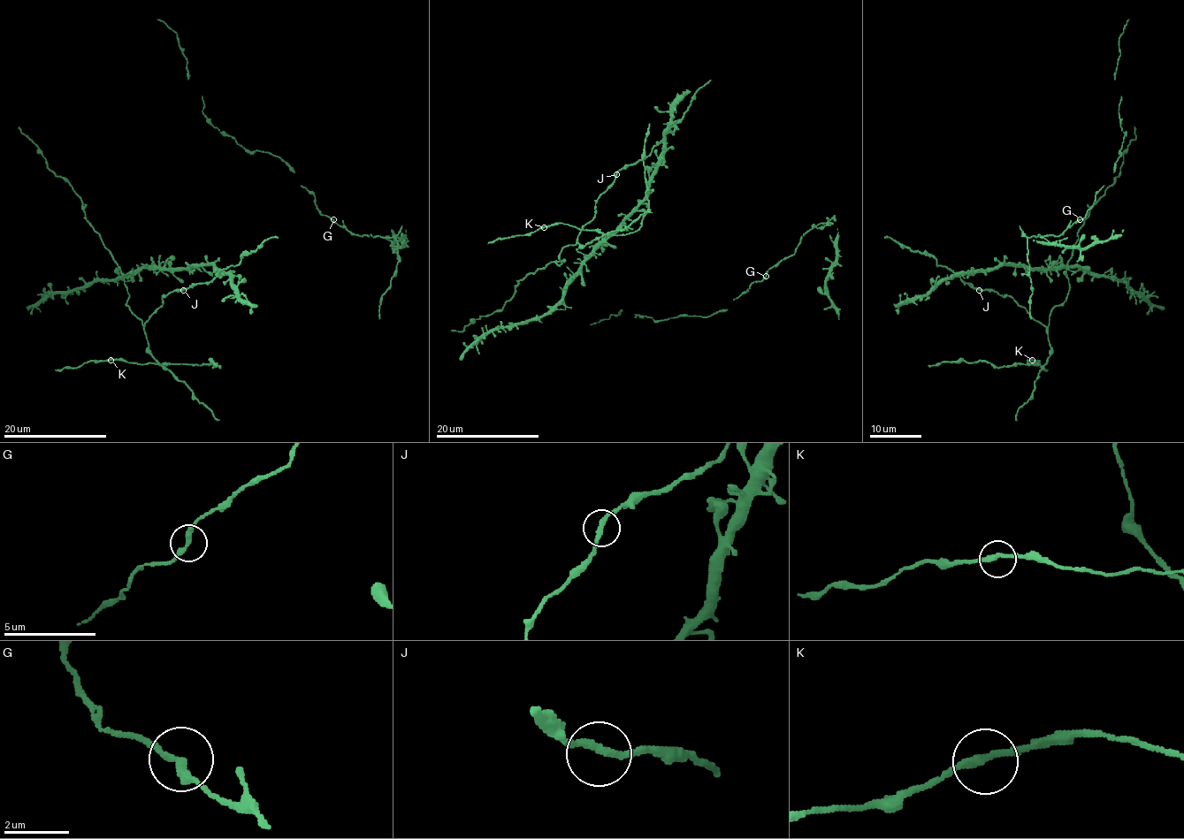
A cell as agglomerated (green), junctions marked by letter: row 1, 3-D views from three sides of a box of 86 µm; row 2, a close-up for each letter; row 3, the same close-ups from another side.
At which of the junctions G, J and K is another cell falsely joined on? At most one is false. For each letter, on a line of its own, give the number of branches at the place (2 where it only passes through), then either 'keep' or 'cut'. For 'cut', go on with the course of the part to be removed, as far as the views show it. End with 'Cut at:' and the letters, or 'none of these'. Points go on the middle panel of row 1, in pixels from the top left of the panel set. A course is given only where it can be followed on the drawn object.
G: 2 | keep
J: 2 | keep
K: 2 | keep
Cut at: none of these

